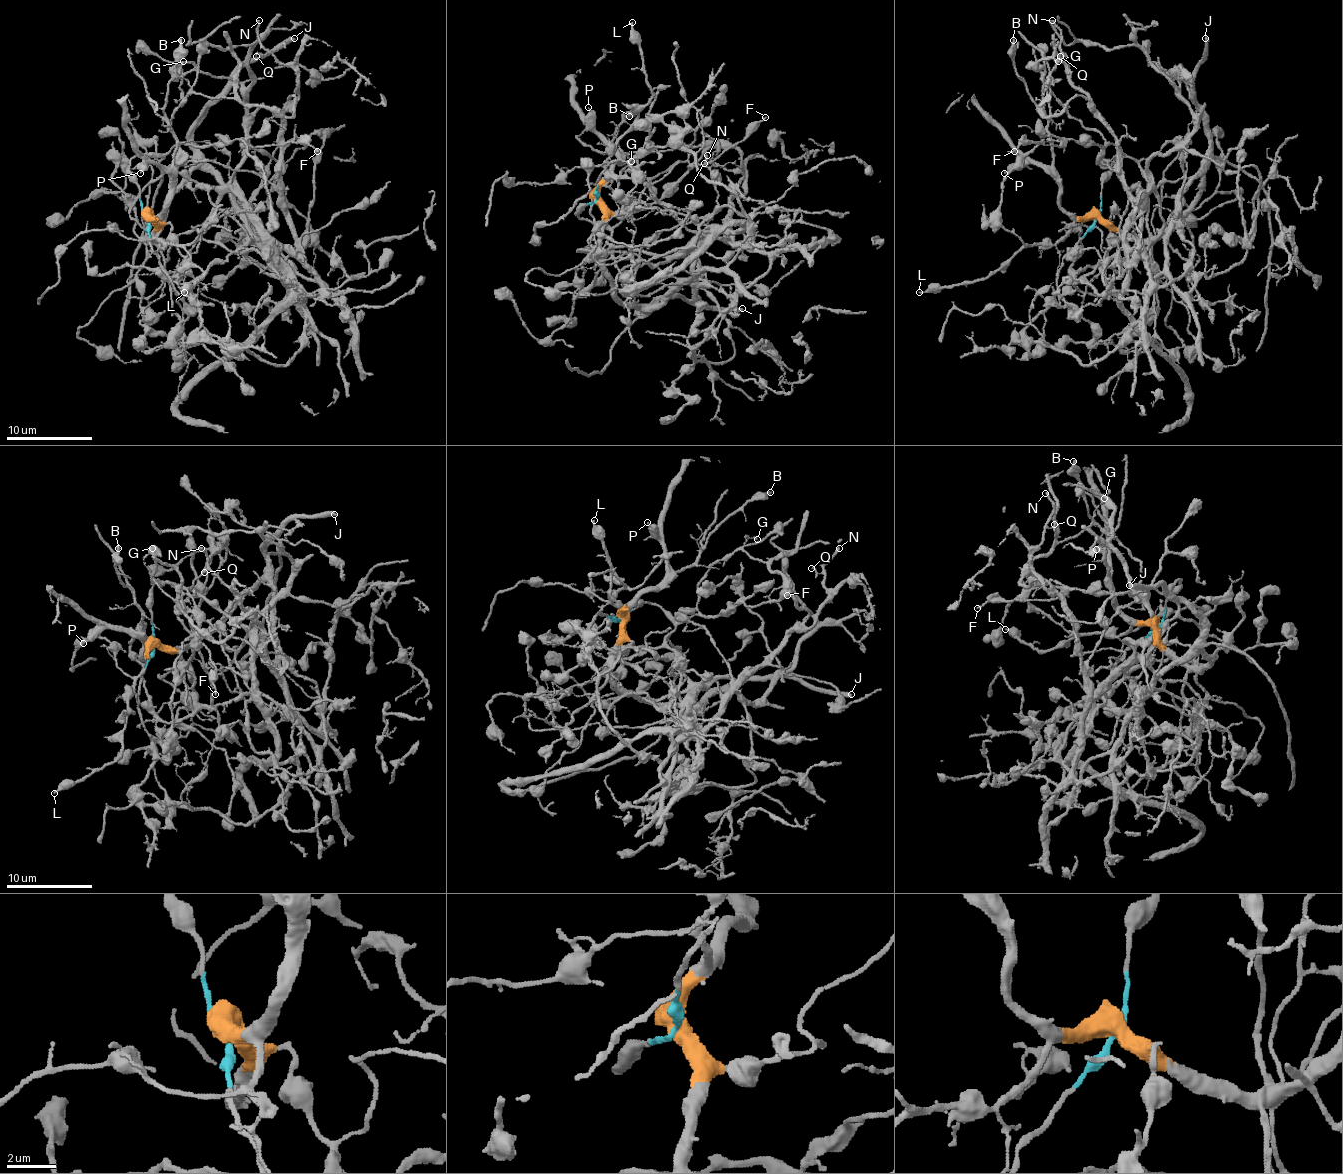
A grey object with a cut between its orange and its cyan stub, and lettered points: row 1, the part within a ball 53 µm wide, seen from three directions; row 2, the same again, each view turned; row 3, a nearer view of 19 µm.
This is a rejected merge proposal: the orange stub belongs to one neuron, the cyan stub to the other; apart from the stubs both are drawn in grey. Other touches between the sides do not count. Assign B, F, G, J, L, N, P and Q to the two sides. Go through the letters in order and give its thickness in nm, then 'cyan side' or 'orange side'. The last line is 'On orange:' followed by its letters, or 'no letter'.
B: 320 nm | orange side
F: 160 nm | cyan side
G: 160 nm | cyan side
J: 340 nm | orange side
L: 180 nm | orange side
N: 200 nm | cyan side
P: 200 nm | orange side
Q: 110 nm | cyan side
On orange: B, J, L, P

